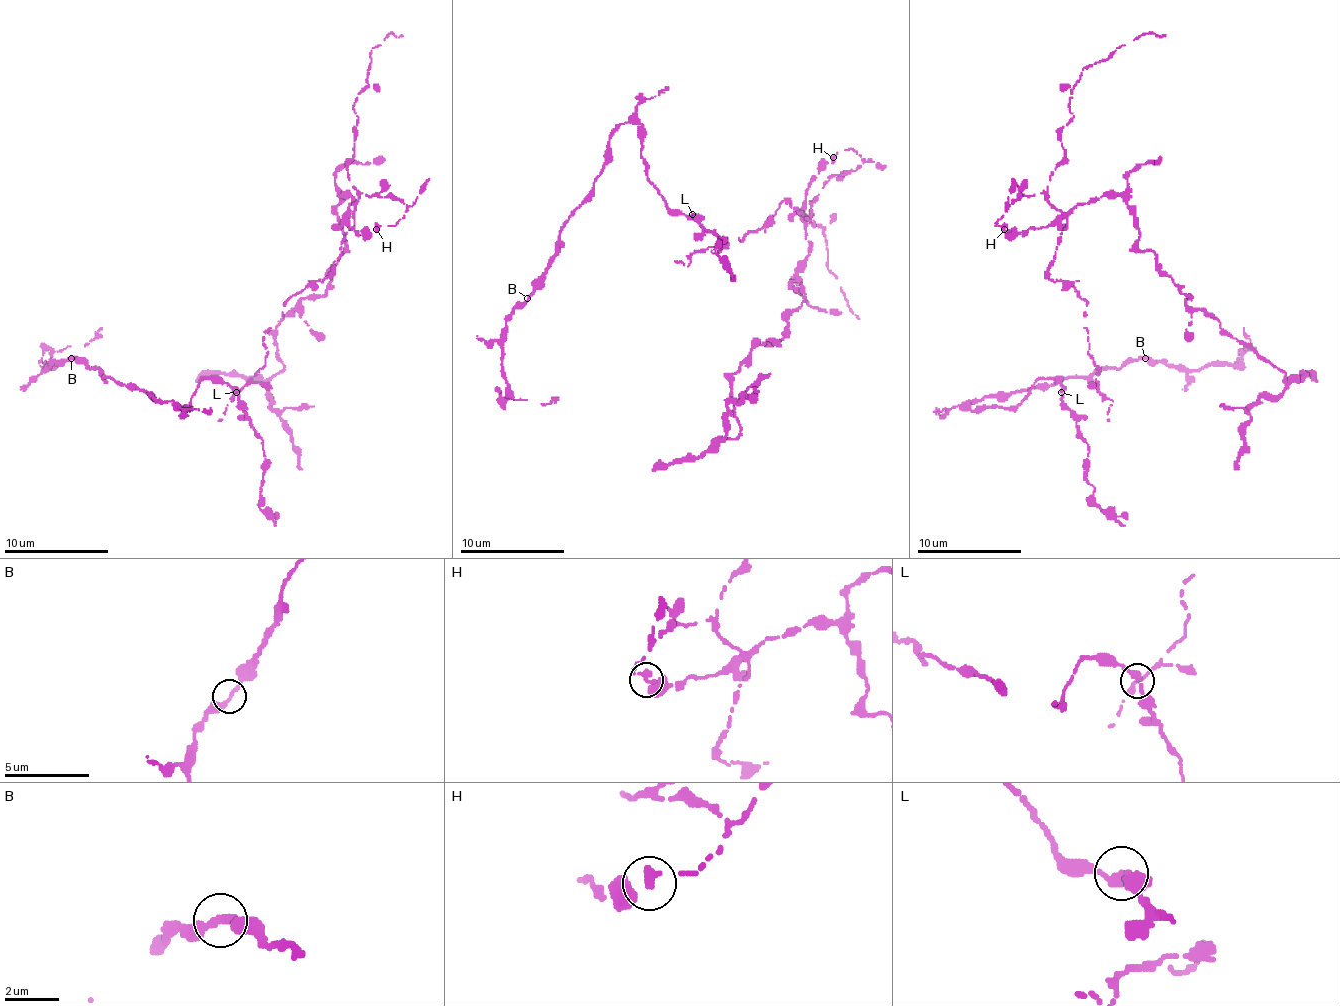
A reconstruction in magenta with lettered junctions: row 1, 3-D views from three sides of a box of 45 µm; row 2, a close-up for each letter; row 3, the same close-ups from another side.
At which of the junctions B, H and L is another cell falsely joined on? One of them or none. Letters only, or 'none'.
H

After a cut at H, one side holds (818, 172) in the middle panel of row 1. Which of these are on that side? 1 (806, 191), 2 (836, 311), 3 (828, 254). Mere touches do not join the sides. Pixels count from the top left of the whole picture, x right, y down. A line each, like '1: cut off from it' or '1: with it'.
1: with it
2: with it
3: cut off from it

